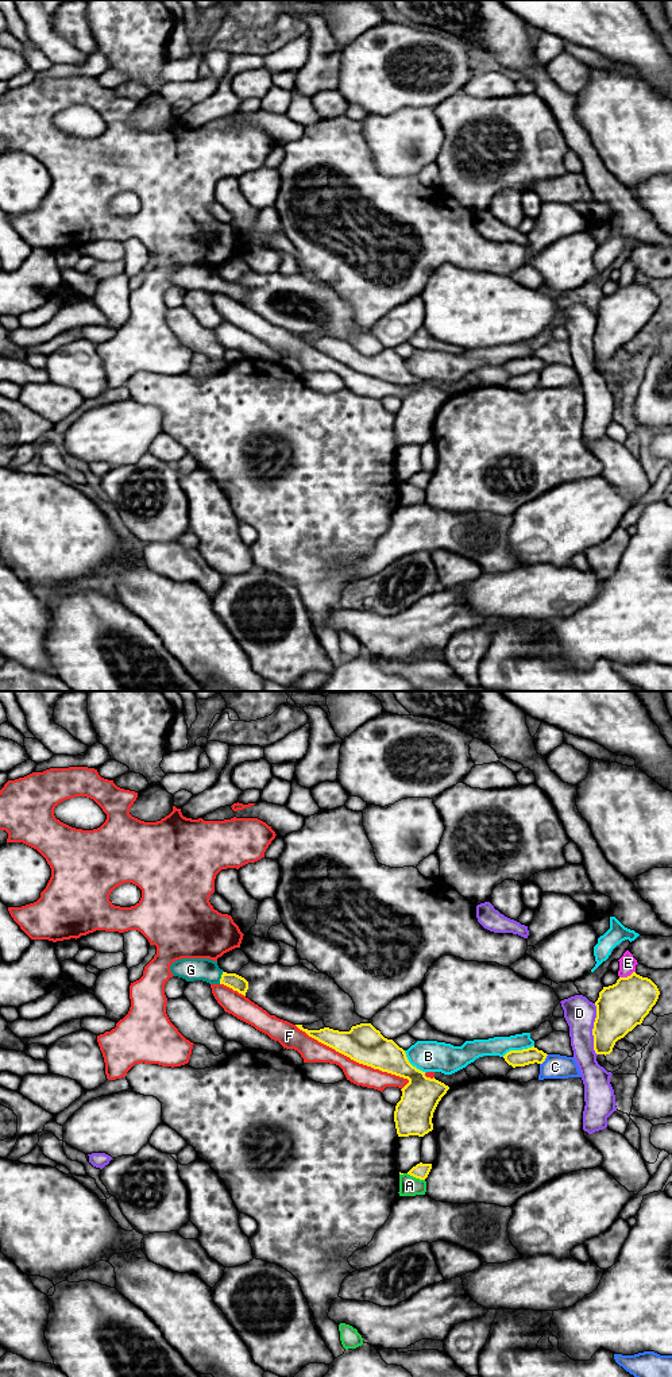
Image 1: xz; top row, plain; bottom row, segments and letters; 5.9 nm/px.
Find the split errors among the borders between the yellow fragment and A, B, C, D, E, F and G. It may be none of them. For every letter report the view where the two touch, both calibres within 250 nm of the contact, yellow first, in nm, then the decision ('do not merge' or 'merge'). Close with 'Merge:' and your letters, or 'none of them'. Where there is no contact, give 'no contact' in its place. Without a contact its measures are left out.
A: xz | 90/120 nm | do not merge
B: xz | 100/110 nm | do not merge
C: xz | 100/140 nm | do not merge
D: xz | 280/190 nm | do not merge
E: xz | 280/100 nm | do not merge
F: xz | 220/140 nm | do not merge
G: xz | 90/140 nm | merge
Merge: G

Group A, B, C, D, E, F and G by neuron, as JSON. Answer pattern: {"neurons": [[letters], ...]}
{"neurons": [["A"], ["B"], ["C"], ["D"], ["E"], ["F"], ["G"]]}

